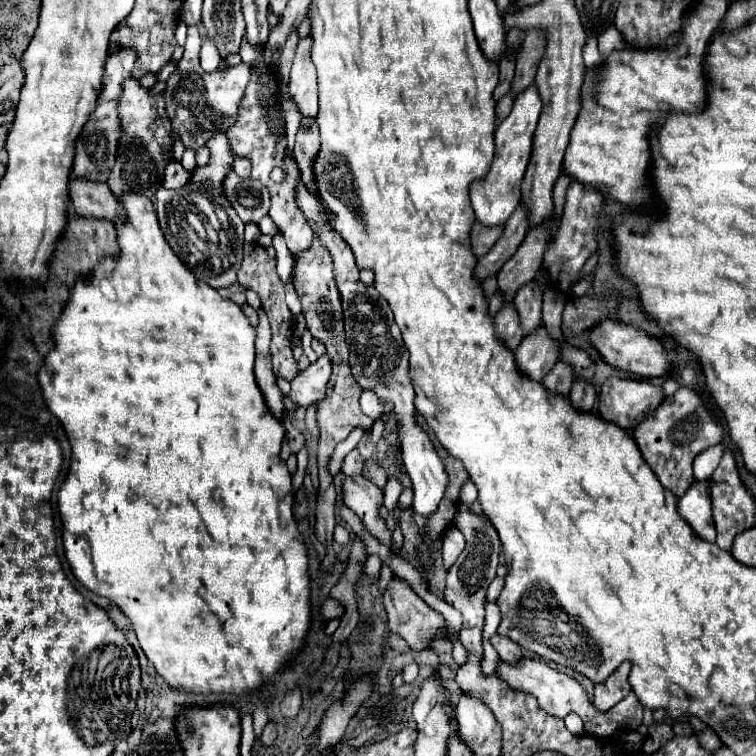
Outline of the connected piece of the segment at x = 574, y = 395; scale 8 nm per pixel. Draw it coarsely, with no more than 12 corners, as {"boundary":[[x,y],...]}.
{"boundary":[[573,381],[573,409],[591,411],[597,399],[589,381]]}

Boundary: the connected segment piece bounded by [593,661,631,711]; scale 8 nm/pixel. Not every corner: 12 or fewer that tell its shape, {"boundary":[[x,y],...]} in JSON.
{"boundary":[[625,661],[601,685],[595,685],[593,705],[609,711],[631,693]]}

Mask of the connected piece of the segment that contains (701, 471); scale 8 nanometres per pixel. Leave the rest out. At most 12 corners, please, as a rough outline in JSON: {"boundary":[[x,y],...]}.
{"boundary":[[721,445],[705,449],[693,463],[695,479],[707,481],[723,455]]}

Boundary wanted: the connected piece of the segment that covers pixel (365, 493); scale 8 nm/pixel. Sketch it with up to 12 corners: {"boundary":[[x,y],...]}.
{"boundary":[[363,475],[345,477],[343,503],[389,547],[391,533],[377,513],[383,491]]}

